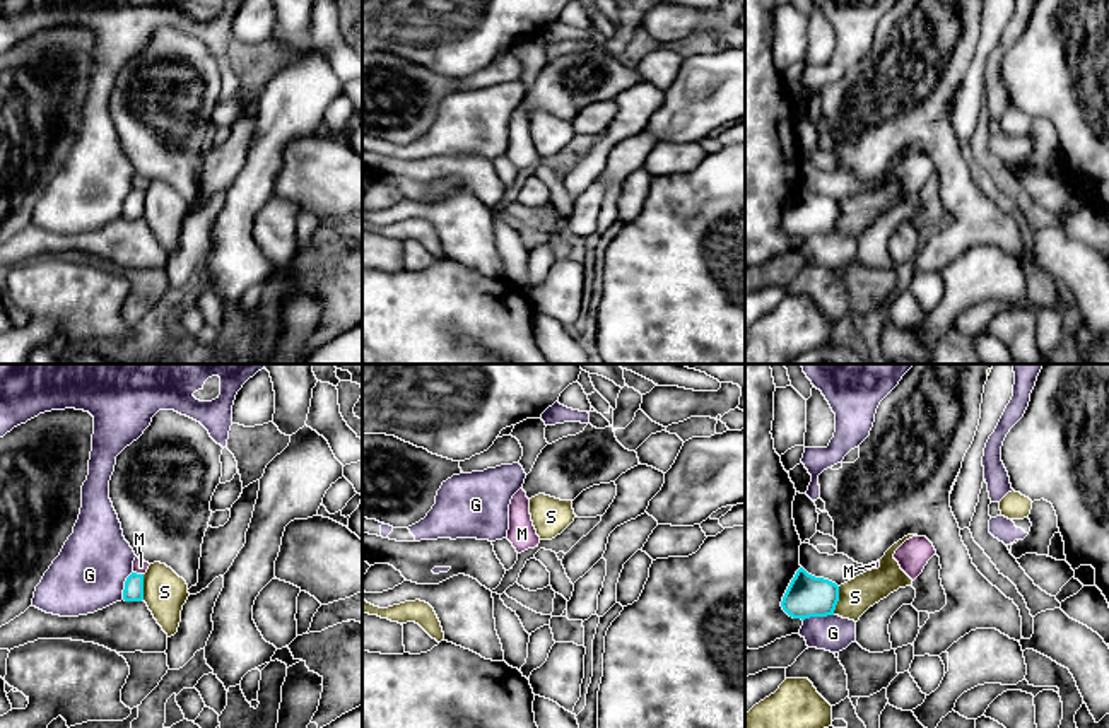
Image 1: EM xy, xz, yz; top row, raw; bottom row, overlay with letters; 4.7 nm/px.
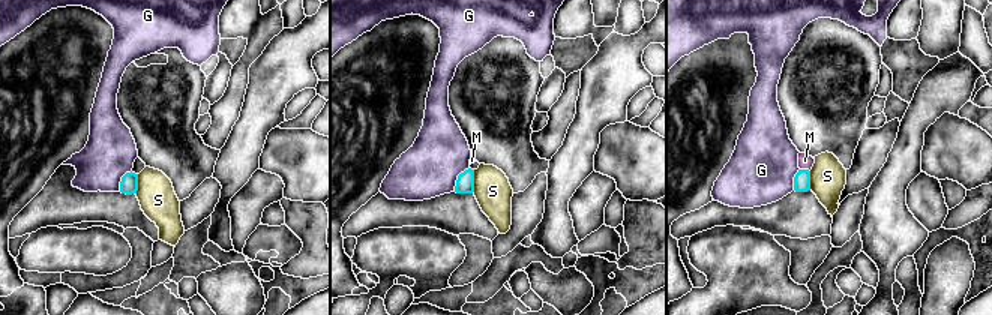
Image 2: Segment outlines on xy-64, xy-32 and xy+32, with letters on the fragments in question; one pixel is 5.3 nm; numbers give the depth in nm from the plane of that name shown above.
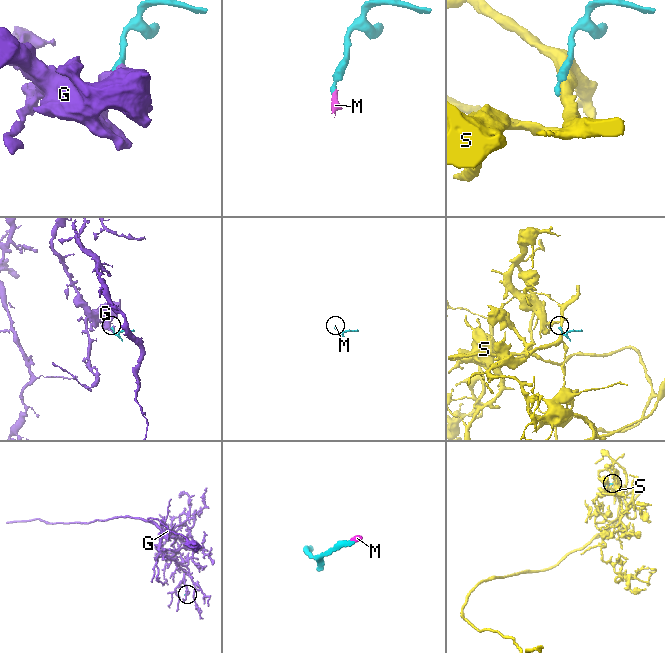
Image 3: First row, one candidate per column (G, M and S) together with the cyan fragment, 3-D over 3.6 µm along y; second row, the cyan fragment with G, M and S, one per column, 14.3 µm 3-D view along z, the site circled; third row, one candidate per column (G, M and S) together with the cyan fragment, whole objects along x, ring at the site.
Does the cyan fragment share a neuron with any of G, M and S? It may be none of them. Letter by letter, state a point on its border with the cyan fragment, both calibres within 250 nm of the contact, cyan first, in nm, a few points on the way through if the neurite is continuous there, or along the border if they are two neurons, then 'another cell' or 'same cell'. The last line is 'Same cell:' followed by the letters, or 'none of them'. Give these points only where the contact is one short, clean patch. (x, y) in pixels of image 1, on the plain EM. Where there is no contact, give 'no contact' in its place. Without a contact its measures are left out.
G: meets cyan in yz at (817, 233); 190 nm thick on the cyan side, 170 nm on the other; another cell
M: meets cyan in xy at (139, 192); 100 nm thick on the cyan side, 70 nm on the other; runs through xy (134, 204), (139, 192), (140, 183); same cell
S: meets cyan in yz at (838, 217); 190 nm thick on the cyan side, 160 nm on the other; border along yz (839, 204), (839, 217), (833, 231); another cell
Same cell: M

